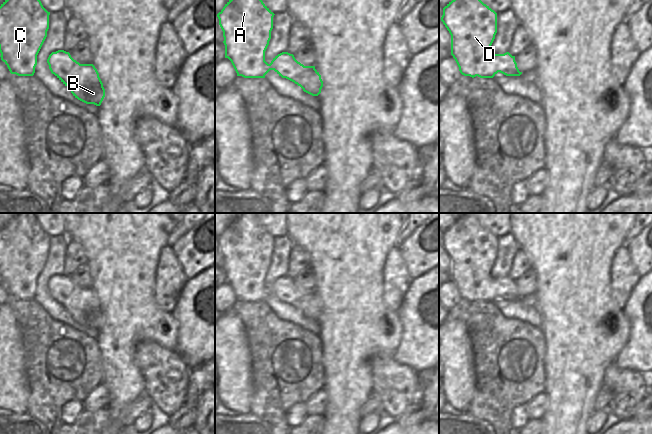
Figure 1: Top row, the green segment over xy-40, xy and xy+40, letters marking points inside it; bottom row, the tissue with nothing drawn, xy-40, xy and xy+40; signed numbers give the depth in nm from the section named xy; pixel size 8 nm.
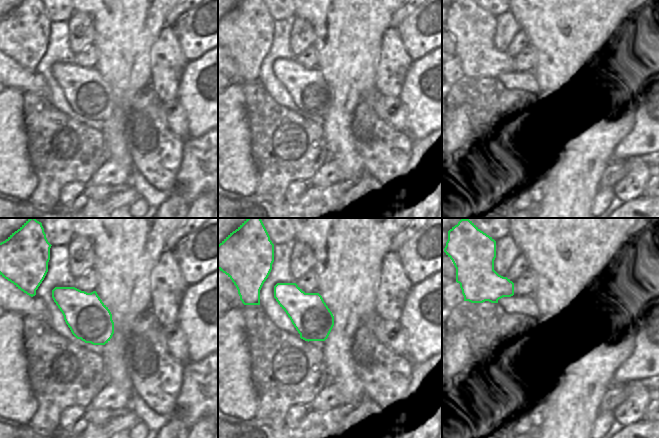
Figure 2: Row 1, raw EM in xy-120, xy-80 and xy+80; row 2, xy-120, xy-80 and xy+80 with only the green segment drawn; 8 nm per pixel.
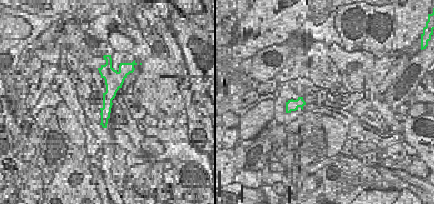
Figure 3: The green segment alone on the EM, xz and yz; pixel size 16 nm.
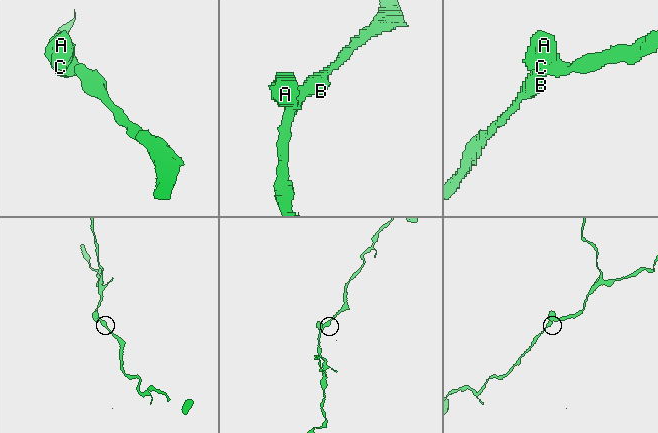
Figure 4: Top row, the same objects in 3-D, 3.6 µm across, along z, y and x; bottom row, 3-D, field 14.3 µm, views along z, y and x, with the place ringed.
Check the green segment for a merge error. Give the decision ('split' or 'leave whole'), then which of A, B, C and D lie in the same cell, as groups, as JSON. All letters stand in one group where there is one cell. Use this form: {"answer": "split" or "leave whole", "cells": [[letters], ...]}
{"answer": "leave whole", "cells": [["A", "B", "C", "D"]]}

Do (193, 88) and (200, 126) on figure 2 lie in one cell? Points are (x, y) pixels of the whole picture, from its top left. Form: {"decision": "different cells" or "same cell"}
{"decision": "same cell"}

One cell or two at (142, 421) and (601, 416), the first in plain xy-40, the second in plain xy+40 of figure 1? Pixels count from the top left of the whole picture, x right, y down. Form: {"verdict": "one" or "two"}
{"verdict": "one"}

